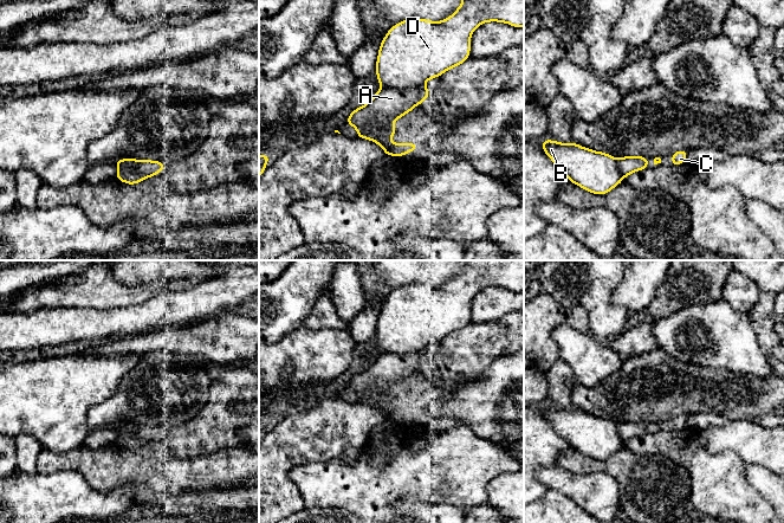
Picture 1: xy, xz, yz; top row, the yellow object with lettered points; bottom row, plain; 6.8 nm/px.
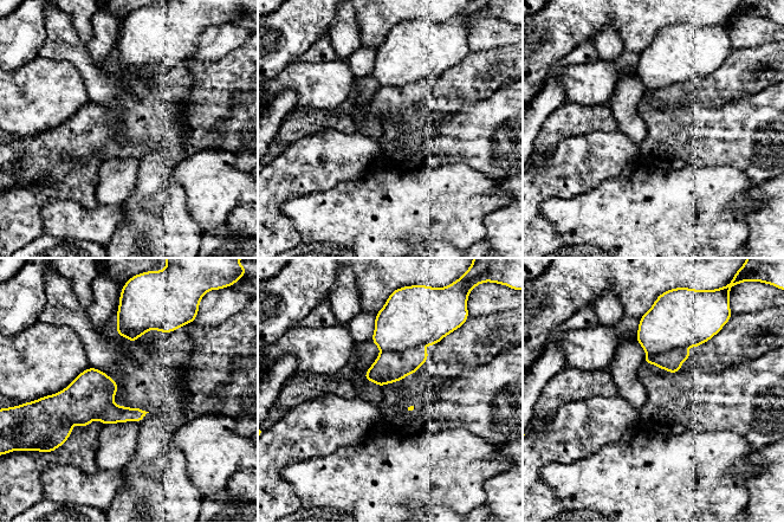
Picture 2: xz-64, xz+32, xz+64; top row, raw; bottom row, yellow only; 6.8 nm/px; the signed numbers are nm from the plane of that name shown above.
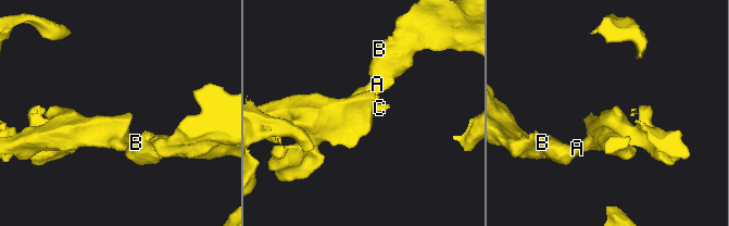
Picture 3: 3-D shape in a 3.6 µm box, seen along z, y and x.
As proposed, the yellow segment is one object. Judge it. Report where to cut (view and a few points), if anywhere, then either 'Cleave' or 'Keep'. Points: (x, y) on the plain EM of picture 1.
Split along xz (420, 349), (407, 353), (381, 353). Cleave

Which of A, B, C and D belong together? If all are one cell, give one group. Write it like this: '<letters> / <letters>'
A C / B D

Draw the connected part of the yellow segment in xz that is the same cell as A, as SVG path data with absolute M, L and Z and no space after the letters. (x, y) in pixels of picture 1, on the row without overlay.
M425 350L408 354L381 353L369 367L355 374L345 386L357 395L357 402L381 411L387 420L403 421L417 414L419 409L391 408L391 402L396 398L393 387L412 376L428 361L429 355Z

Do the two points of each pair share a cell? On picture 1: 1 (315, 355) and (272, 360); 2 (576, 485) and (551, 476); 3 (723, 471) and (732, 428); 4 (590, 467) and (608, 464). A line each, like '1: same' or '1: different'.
1: same
2: same
3: different
4: same

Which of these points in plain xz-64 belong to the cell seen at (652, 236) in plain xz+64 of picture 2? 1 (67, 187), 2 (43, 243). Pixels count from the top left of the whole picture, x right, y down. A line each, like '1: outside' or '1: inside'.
1: outside
2: outside

